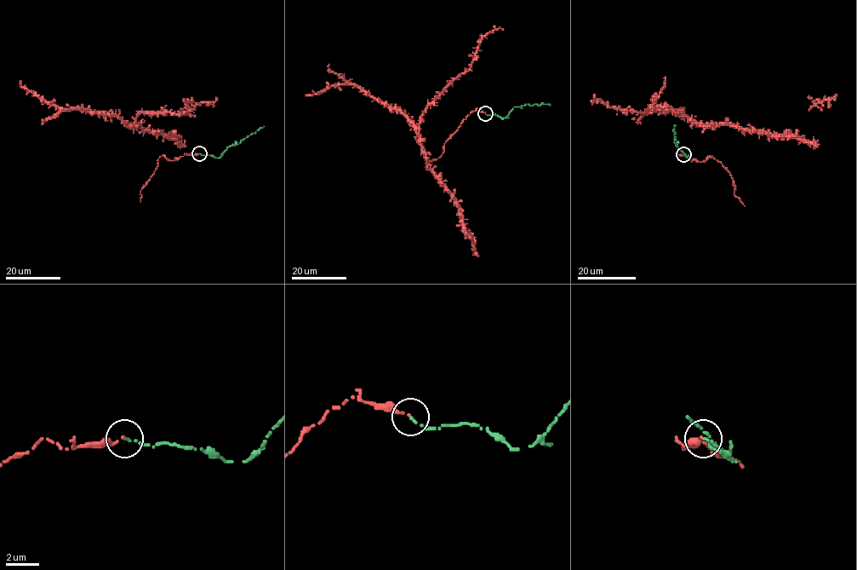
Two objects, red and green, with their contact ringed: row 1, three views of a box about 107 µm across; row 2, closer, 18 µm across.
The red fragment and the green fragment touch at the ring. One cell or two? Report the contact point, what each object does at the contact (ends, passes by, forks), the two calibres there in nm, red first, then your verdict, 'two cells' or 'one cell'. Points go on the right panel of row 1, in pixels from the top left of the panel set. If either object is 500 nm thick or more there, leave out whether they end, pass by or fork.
place (683, 154); red ends; green ends; calibres 160 and 150 nm; one cell

